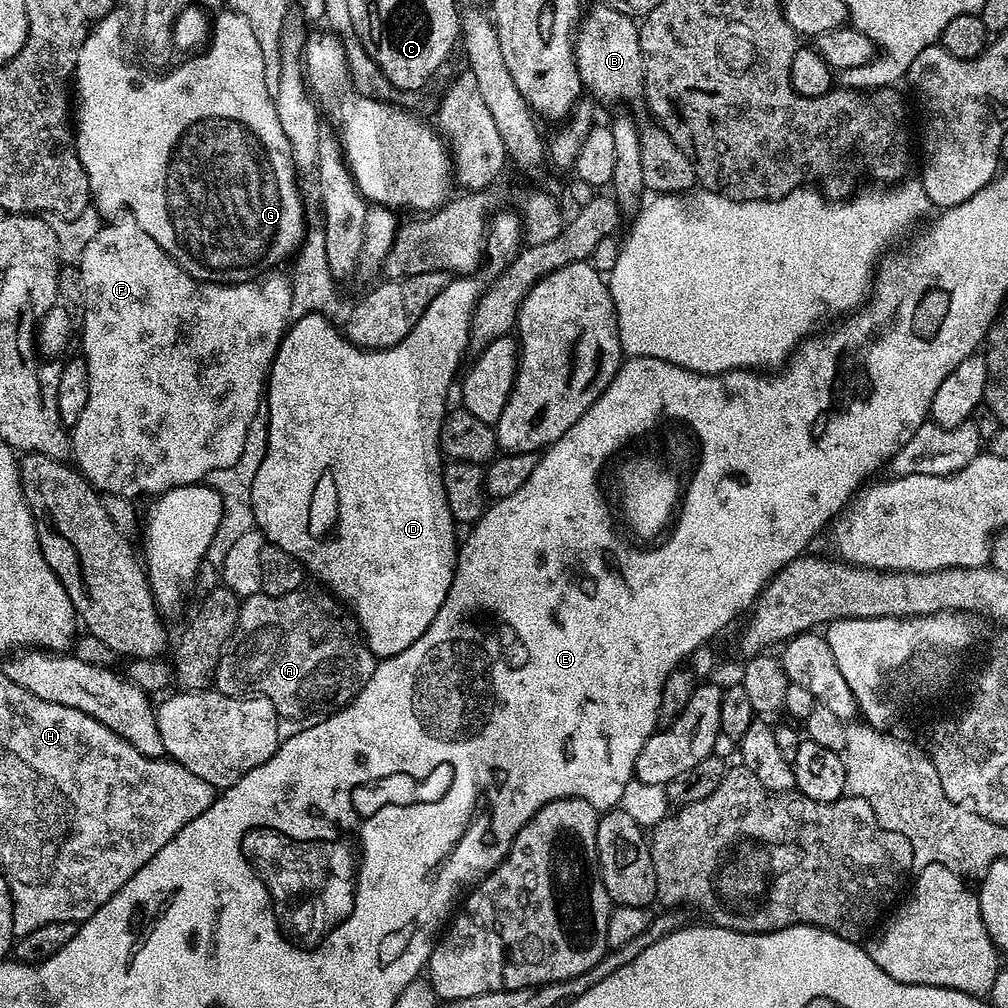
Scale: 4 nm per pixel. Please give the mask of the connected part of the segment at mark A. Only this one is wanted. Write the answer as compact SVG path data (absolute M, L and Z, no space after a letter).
M305 586L294 590L290 594L282 594L281 596L267 596L265 592L261 591L252 597L246 597L242 600L238 622L234 626L232 637L228 639L228 644L225 646L224 652L221 654L220 661L218 662L218 670L216 671L216 679L214 681L215 691L227 696L247 696L249 694L264 696L274 706L277 716L283 718L285 721L304 720L300 722L308 722L313 718L323 718L337 712L339 708L346 707L360 693L362 686L366 686L366 682L370 682L370 674L374 674L378 663L377 657L372 655L372 651L365 644L364 637L351 611L341 601L337 600L335 596L321 590L319 587L316 588Z

